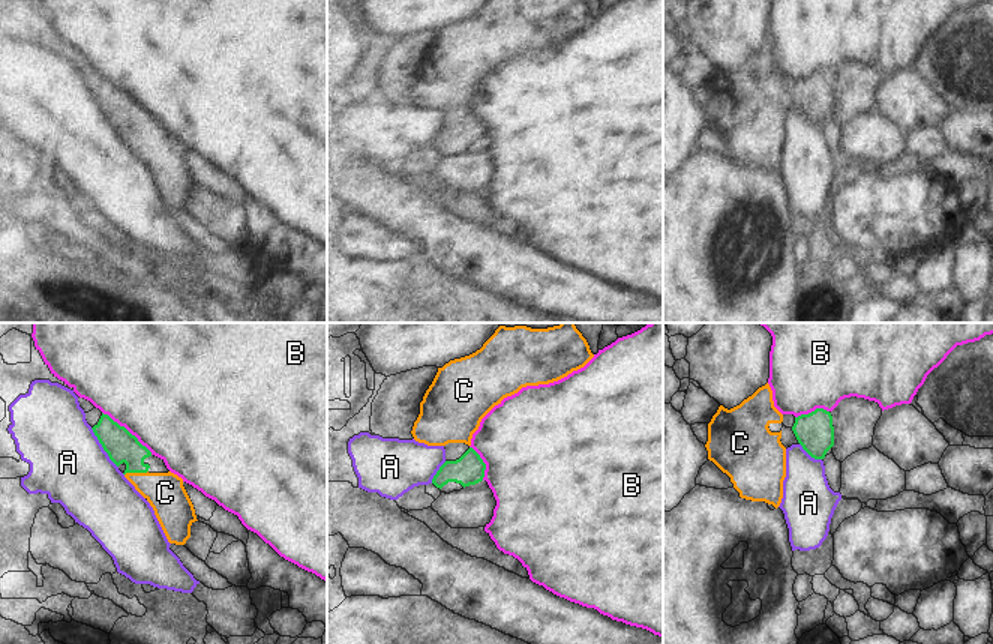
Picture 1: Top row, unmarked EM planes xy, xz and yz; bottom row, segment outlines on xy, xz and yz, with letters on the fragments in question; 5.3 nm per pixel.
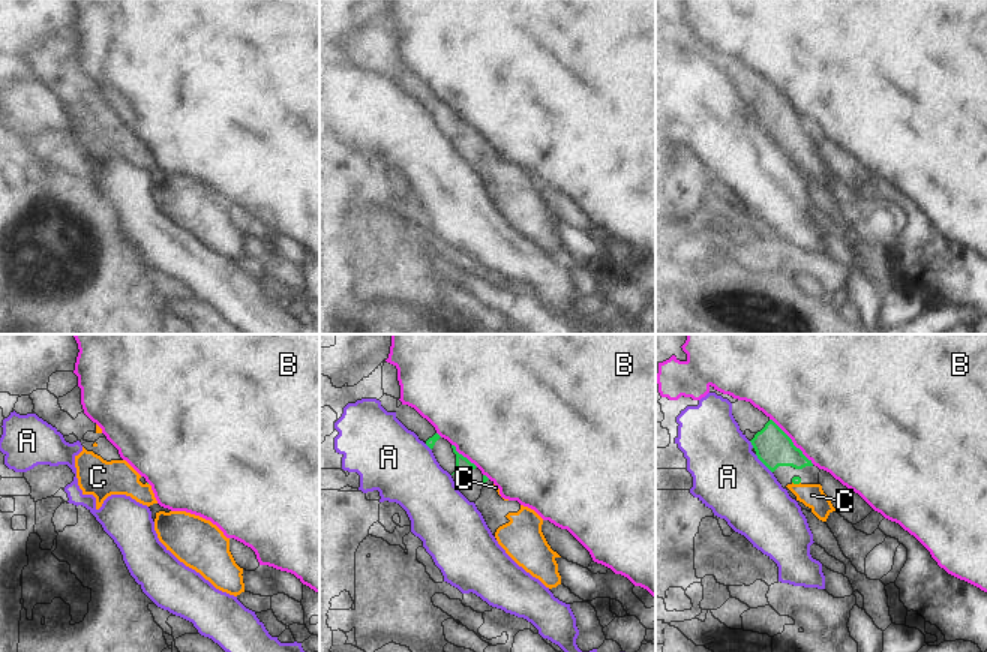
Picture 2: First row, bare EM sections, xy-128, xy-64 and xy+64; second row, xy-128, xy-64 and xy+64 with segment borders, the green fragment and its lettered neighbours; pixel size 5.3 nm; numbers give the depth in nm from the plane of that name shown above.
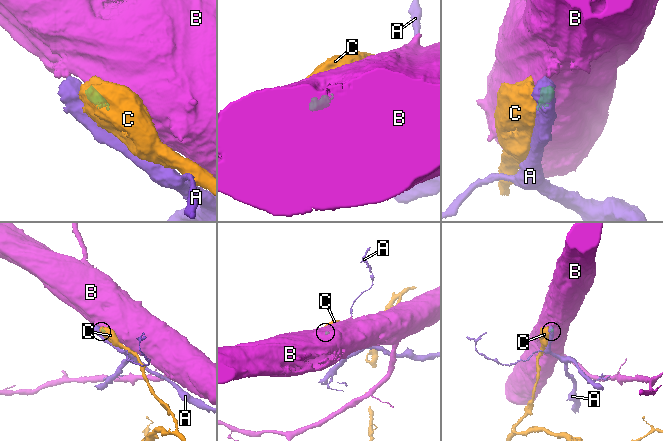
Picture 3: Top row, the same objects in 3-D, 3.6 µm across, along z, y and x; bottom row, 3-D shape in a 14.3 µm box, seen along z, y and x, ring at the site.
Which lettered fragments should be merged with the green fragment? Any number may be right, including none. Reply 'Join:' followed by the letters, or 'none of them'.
Join: C

